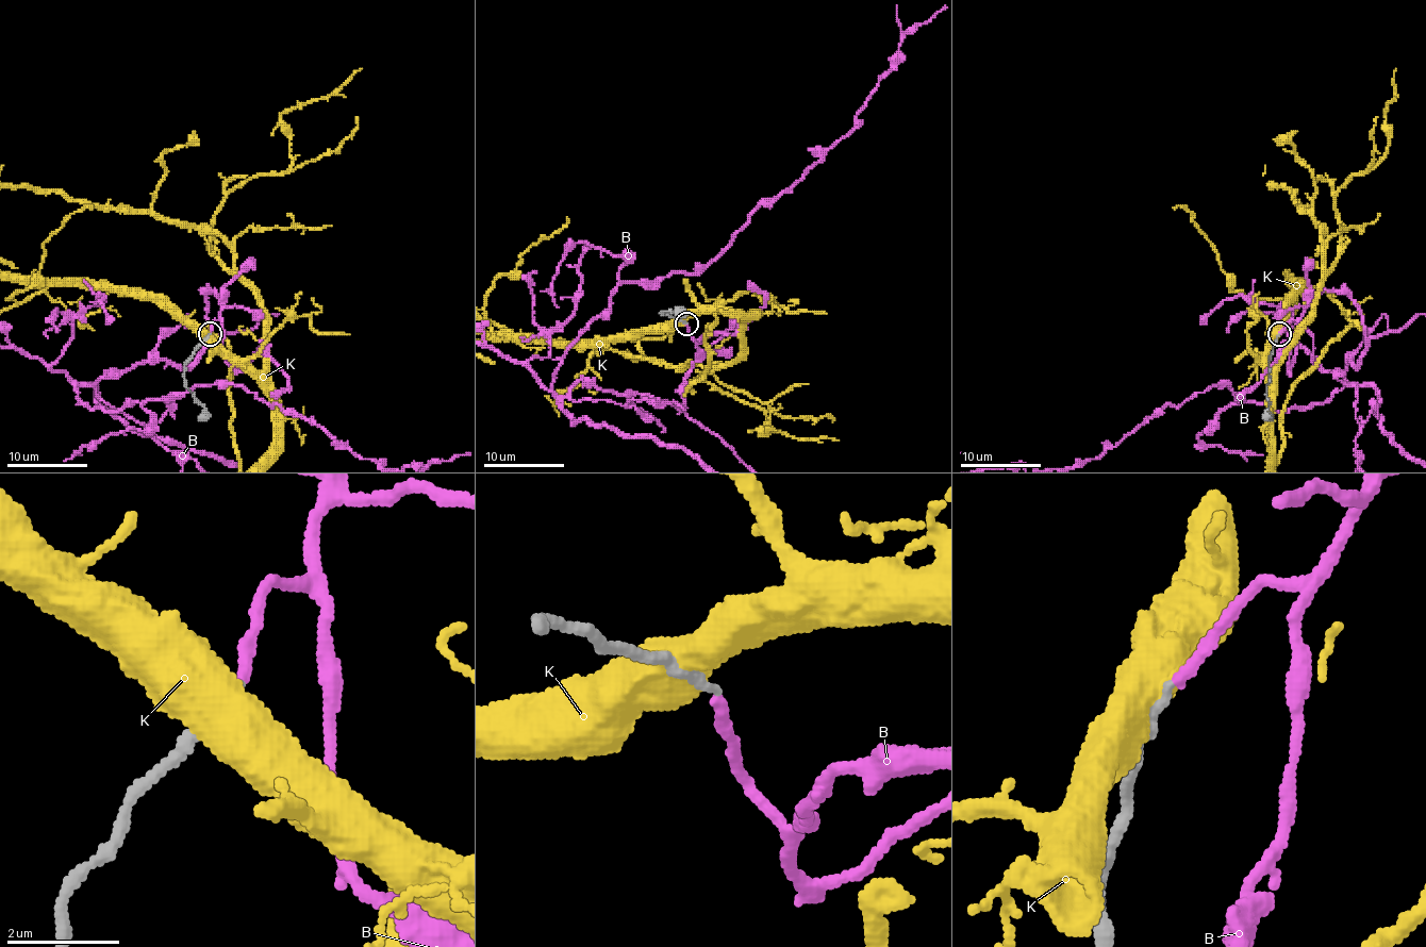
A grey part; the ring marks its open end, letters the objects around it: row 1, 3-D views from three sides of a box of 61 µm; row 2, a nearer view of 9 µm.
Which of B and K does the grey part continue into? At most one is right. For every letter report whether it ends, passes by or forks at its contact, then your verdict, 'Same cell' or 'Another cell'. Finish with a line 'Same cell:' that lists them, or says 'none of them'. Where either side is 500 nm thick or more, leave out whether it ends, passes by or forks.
B: It ends there. Same cell
K: Another cell
Same cell: B

